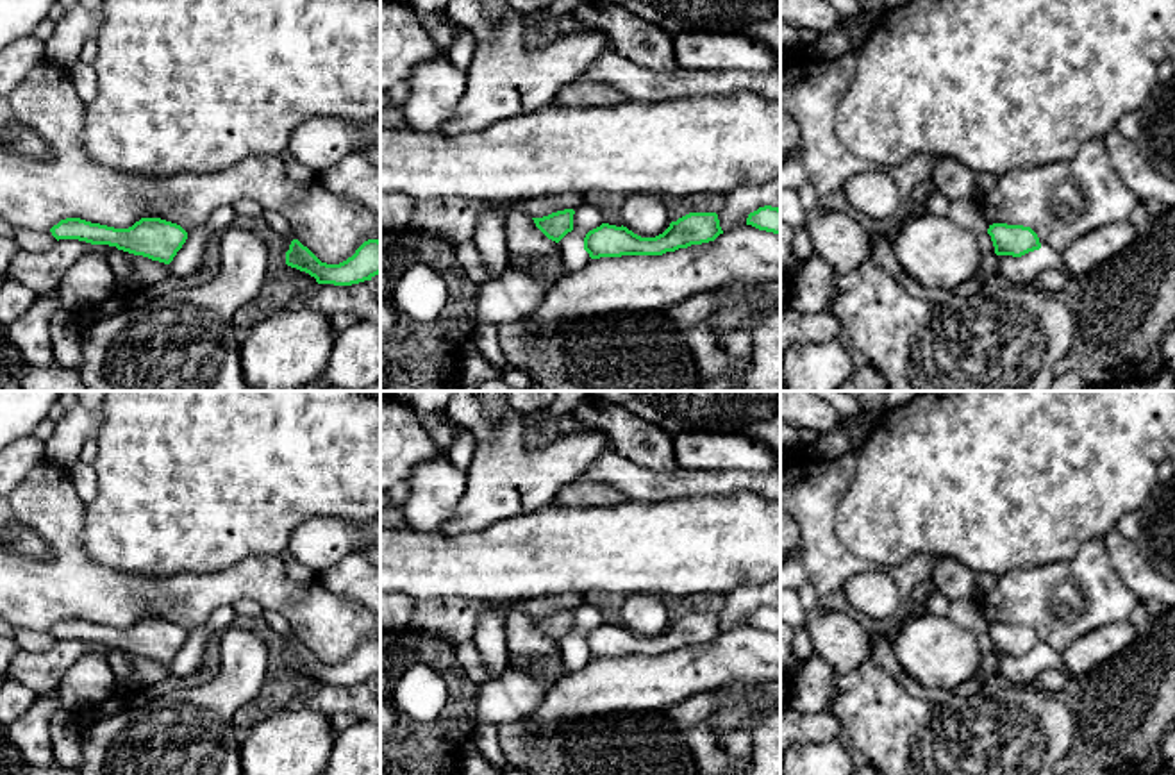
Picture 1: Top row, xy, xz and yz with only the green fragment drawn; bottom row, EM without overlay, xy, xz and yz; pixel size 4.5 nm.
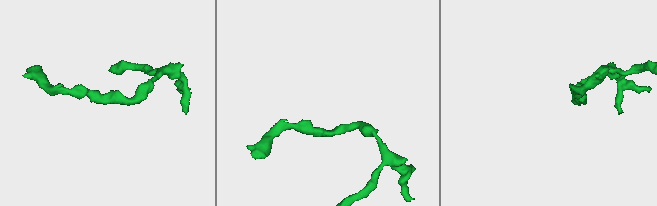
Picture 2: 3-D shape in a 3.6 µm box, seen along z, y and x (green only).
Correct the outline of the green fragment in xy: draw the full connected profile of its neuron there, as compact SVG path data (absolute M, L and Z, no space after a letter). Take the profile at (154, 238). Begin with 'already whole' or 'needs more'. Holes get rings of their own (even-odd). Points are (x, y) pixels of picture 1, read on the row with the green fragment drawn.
already whole | M66 218L50 229L59 239L79 239L91 245L109 245L118 250L170 264L188 239L188 232L161 218L141 218L129 229L114 229L80 218Z

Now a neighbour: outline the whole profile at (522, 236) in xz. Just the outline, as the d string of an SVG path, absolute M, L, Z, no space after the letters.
M514 211L505 220L505 245L509 257L555 257L559 243L548 239L532 218Z

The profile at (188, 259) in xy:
M221 205L207 218L202 227L188 232L186 243L168 264L170 275L184 280L191 277L202 264L209 239L214 234L223 234L225 230L234 227L236 216L238 212L234 205Z

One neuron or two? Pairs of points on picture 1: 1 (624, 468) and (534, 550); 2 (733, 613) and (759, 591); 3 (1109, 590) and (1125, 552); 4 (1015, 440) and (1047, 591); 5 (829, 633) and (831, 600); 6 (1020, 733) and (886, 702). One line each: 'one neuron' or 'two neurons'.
1: two neurons
2: one neuron
3: two neurons
4: two neurons
5: two neurons
6: one neuron

